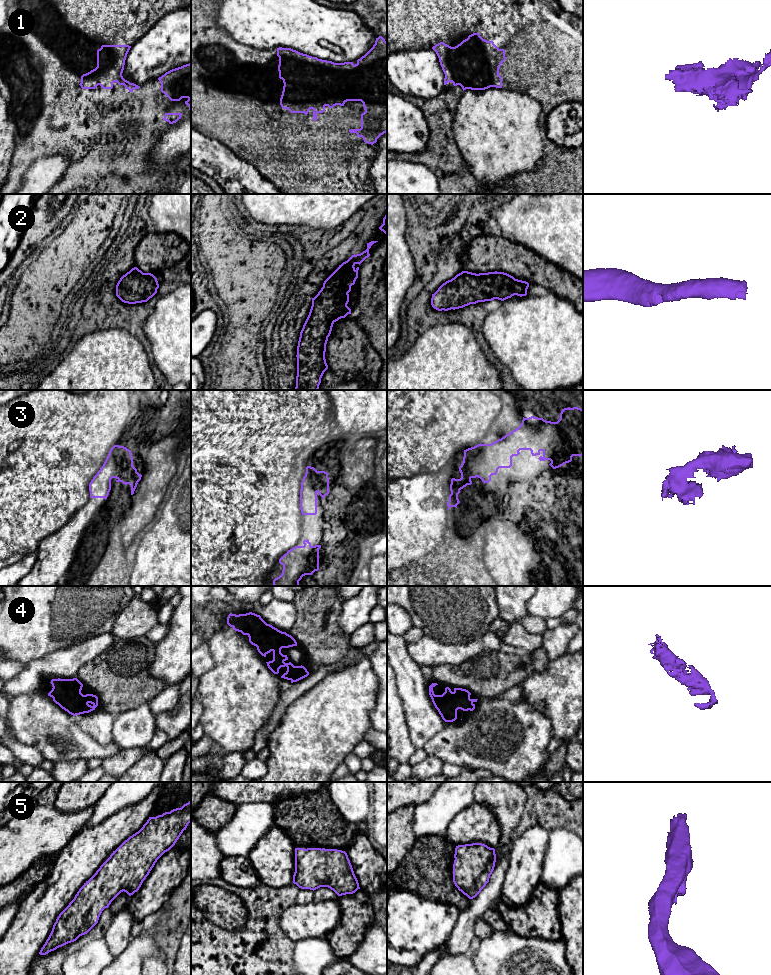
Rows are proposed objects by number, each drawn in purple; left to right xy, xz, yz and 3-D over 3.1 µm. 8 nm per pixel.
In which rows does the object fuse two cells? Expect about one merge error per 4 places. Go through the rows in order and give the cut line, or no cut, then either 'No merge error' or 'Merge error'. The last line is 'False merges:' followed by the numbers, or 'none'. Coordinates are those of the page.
1: No split. No merge error
2: No split. No merge error
3: Split along yz (490, 444), (486, 445), (468, 462), (468, 468), (476, 476). Merge error
4: No split. No merge error
5: No split. No merge error
False merges: 3

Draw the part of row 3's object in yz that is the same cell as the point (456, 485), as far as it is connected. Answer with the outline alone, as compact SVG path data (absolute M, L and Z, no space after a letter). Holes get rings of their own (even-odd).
M480 443L474 447L464 450L463 462L461 466L459 467L461 478L451 479L451 484L450 484L451 494L449 495L449 501L447 502L448 510L451 507L457 508L457 505L460 503L458 499L458 494L460 493L460 490L466 487L467 485L471 485L472 484L471 479L477 477L468 468L468 462L471 461L473 458L477 457L481 453L482 449L488 445L490 444Z

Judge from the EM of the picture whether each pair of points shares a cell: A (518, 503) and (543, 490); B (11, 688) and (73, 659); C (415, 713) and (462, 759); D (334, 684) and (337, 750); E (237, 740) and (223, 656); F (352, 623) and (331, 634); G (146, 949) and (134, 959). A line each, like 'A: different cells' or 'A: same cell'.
A: same cell
B: same cell
C: different cells
D: same cell
E: same cell
F: different cells
G: same cell

